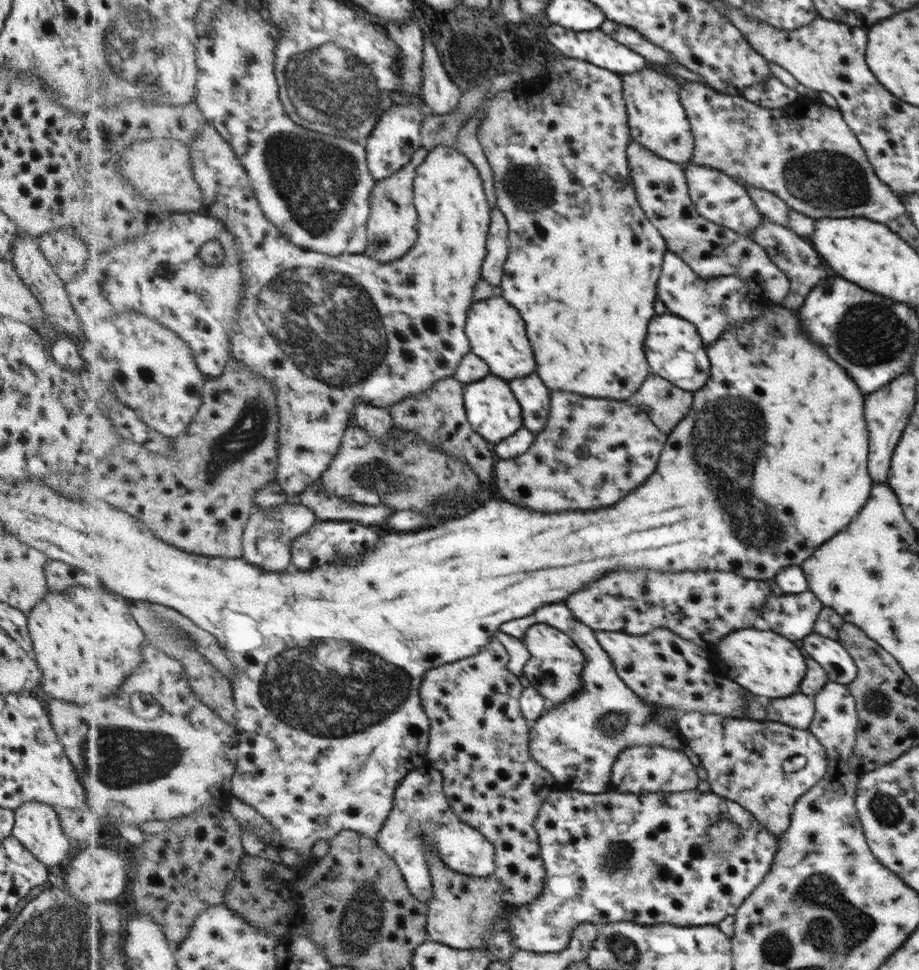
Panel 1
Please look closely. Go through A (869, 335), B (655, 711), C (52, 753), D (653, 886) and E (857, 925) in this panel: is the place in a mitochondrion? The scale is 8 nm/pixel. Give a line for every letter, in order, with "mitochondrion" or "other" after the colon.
A: mitochondrion
B: other
C: other
D: other
E: mitochondrion

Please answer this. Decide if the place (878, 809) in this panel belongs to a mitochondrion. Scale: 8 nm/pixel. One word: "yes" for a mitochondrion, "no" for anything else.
yes

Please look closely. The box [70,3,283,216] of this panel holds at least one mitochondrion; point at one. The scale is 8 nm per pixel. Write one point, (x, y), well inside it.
(137, 57)

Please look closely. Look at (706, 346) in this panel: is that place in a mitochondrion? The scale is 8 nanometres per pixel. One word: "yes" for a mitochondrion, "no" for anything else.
no

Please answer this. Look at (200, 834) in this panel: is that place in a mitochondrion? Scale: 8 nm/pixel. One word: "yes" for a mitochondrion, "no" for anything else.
no

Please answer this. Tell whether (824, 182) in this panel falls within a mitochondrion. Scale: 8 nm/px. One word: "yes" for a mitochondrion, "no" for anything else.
yes

